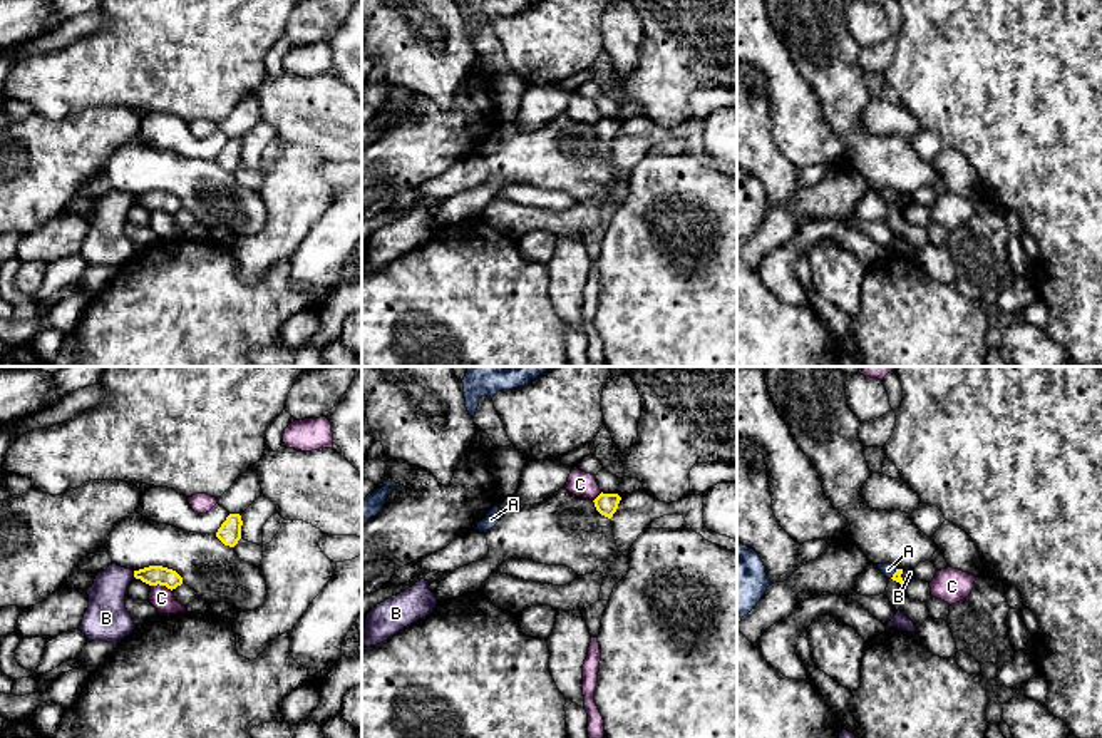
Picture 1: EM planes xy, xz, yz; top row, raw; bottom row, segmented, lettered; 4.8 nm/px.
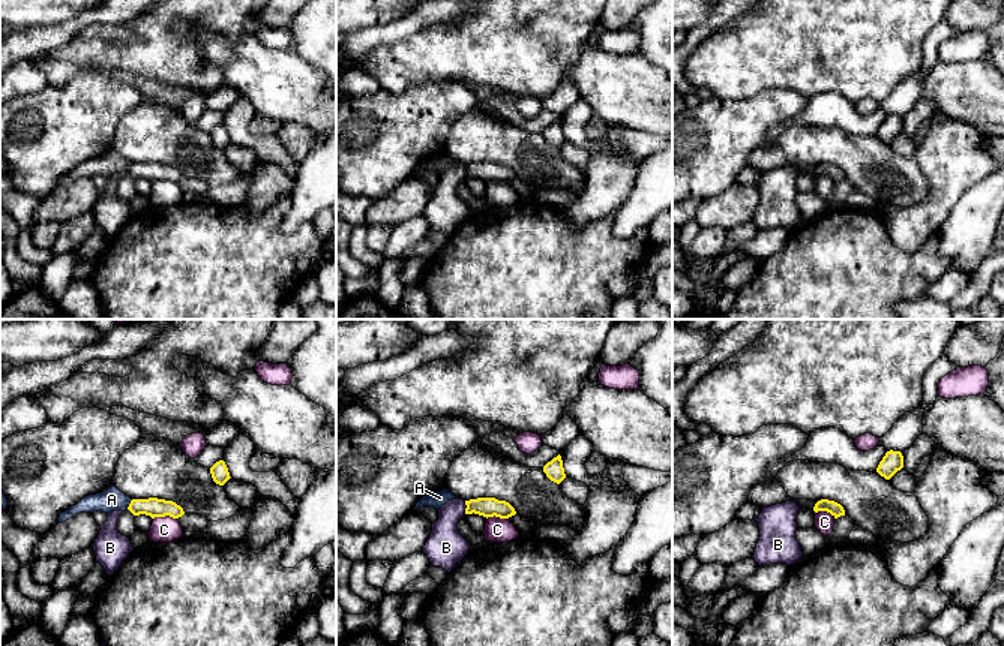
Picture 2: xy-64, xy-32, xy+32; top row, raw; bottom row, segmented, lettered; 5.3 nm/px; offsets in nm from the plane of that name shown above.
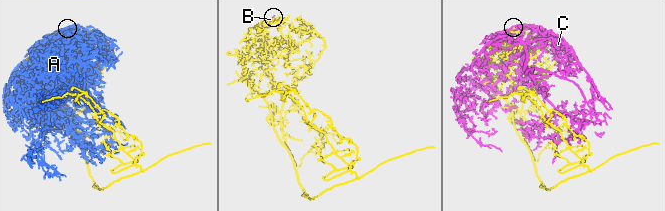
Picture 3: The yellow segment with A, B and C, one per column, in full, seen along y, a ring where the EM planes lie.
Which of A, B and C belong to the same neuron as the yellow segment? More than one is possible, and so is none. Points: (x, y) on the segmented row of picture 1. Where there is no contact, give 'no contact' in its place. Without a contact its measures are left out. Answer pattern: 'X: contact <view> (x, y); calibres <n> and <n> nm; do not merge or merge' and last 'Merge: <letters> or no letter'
A: contact yz (895, 573); calibres 50 and 60 nm; do not merge
B: contact xy (134, 574); calibres 100 and 200 nm; do not merge
C: contact xy (161, 584); calibres 100 and 110 nm; do not merge
Merge: no letter

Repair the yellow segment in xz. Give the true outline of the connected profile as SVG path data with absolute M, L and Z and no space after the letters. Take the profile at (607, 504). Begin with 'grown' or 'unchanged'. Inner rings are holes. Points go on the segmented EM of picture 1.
unchanged; M601 492L593 502L595 502L596 510L601 515L611 519L618 509L620 500L621 500L621 497L618 494L603 494Z

